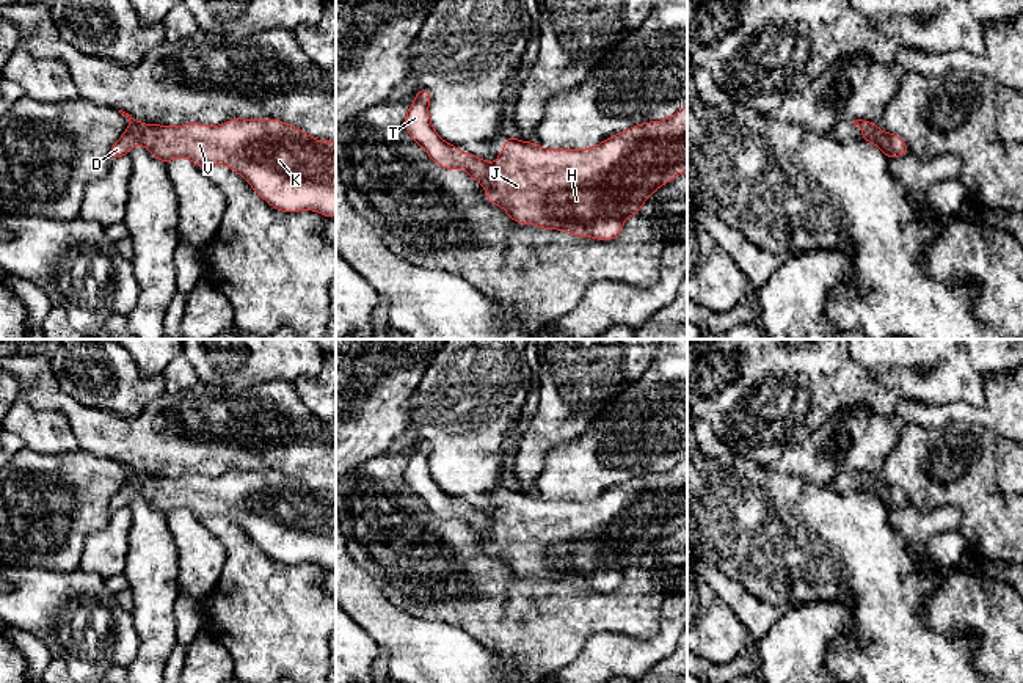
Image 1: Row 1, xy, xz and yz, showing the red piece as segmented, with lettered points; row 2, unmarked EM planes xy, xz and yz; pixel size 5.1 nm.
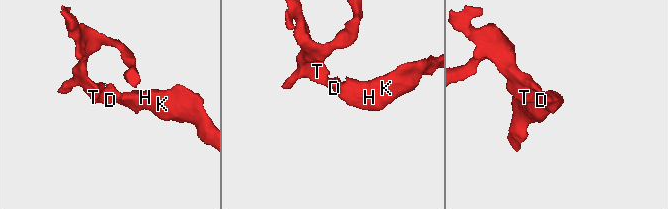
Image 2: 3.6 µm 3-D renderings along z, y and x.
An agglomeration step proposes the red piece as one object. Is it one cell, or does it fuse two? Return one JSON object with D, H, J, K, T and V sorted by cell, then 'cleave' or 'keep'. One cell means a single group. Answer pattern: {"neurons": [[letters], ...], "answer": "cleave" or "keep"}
{"neurons": [["D", "H", "J", "K", "T", "V"]], "answer": "keep"}

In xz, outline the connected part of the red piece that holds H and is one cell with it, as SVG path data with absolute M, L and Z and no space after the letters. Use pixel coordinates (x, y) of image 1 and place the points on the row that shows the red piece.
M419 88L403 126L417 146L444 170L464 170L483 185L485 199L501 206L519 225L566 231L577 237L613 240L624 220L639 215L643 203L662 185L687 171L687 105L661 121L640 122L593 148L543 149L535 141L505 135L505 148L494 163L444 141L431 126L430 89Z

